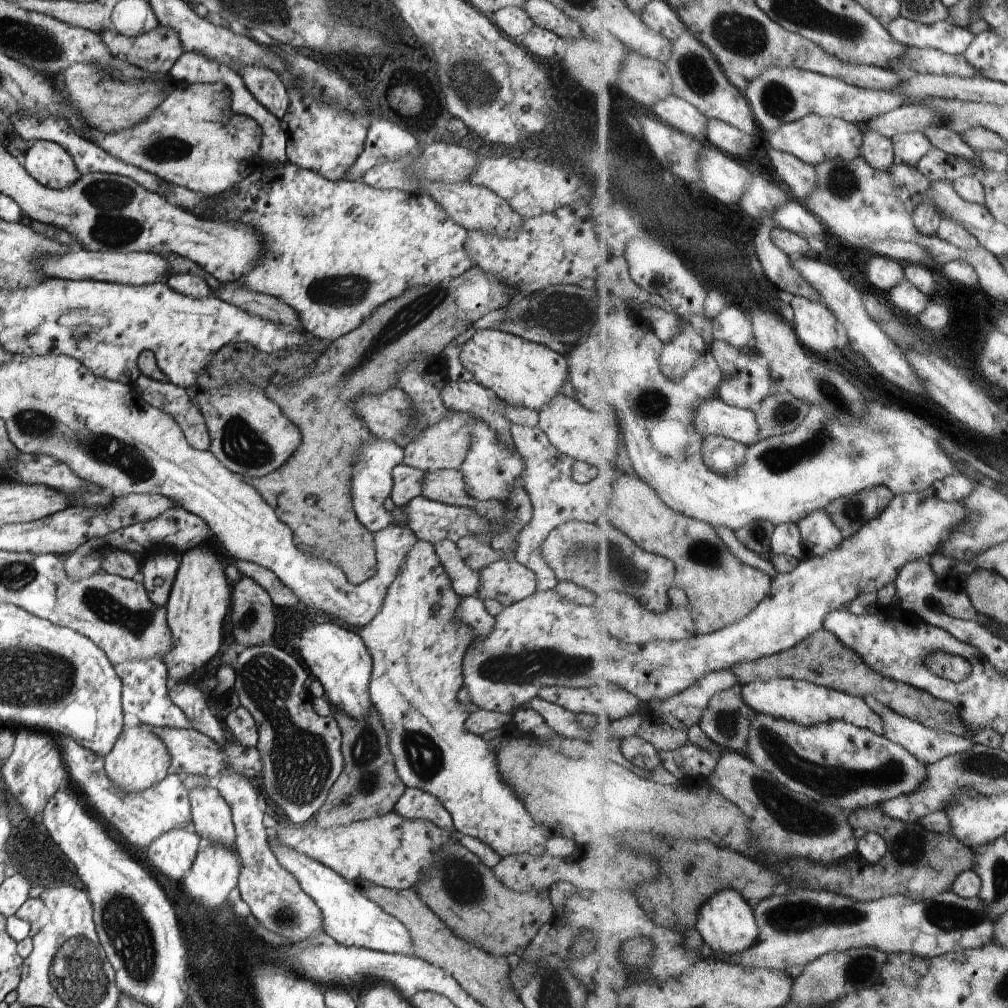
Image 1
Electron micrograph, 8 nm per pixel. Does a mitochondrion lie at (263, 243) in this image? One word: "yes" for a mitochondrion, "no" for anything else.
no

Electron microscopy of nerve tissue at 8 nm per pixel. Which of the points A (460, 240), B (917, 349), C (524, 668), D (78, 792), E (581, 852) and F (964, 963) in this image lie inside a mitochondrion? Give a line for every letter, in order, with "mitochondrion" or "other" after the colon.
A: other
B: other
C: mitochondrion
D: other
E: other
F: other

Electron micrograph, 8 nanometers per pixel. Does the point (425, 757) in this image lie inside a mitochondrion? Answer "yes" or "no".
yes

